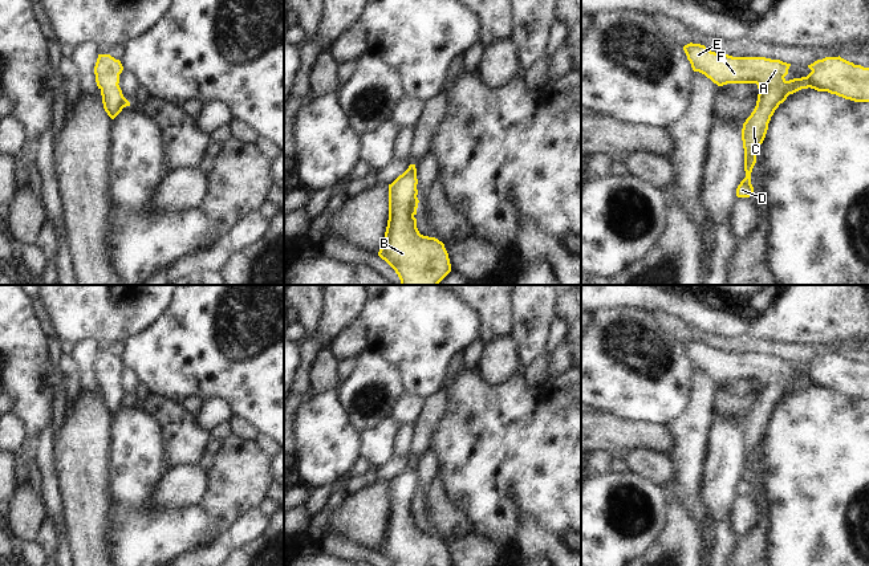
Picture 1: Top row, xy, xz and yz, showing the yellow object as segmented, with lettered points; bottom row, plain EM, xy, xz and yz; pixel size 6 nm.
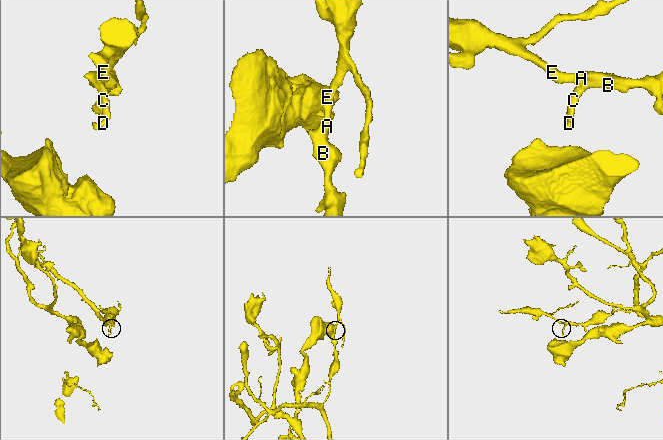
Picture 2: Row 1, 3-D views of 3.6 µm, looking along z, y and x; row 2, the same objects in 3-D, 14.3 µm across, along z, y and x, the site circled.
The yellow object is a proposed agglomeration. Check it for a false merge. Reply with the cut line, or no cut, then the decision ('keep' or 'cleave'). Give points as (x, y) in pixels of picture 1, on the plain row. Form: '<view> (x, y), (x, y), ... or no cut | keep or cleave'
no cut | keep

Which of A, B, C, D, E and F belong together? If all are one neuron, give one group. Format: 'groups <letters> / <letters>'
groups A B C D E F

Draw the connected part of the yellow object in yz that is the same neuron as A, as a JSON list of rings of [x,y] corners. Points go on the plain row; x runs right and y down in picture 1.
[[[687,341],[683,343],[687,357],[691,361],[694,368],[699,368],[710,375],[718,383],[727,380],[756,380],[759,386],[758,398],[754,408],[746,416],[742,425],[742,437],[744,445],[744,468],[746,475],[736,485],[738,494],[750,494],[754,489],[751,481],[751,469],[756,460],[756,449],[763,440],[768,420],[775,407],[783,400],[789,391],[793,391],[801,386],[815,386],[817,388],[828,388],[845,396],[854,399],[869,399],[869,365],[854,362],[844,355],[825,354],[808,362],[812,367],[807,374],[793,375],[787,378],[784,374],[788,371],[791,361],[780,357],[771,357],[766,354],[732,354],[728,351],[719,351],[711,349],[701,341]]]

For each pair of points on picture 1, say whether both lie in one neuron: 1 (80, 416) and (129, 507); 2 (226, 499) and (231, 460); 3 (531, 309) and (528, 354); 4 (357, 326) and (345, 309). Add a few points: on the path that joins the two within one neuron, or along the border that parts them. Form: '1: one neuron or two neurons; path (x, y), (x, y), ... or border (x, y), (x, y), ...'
1: two neurons; border (112, 440), (109, 501)
2: one neuron; path (231, 489), (231, 469)
3: one neuron; path (531, 320), (530, 343)
4: two neurons; border (356, 318), (331, 341)

